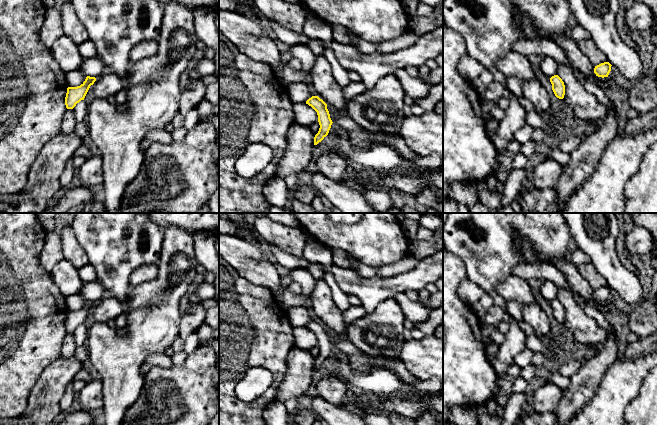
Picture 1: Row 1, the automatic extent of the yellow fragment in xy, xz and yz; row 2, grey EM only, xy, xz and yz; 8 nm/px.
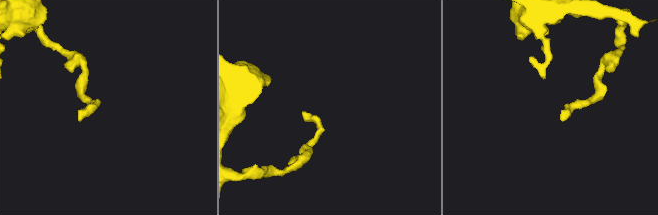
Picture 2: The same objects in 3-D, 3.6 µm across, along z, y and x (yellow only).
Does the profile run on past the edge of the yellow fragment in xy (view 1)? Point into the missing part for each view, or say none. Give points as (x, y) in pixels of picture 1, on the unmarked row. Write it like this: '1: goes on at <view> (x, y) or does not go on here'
1: does not go on here

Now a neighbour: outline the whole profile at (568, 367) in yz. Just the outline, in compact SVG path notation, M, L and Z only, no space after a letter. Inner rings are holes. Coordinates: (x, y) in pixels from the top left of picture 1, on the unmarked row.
M565 359L559 362L554 369L567 378L571 378L581 368L582 363L576 359Z

